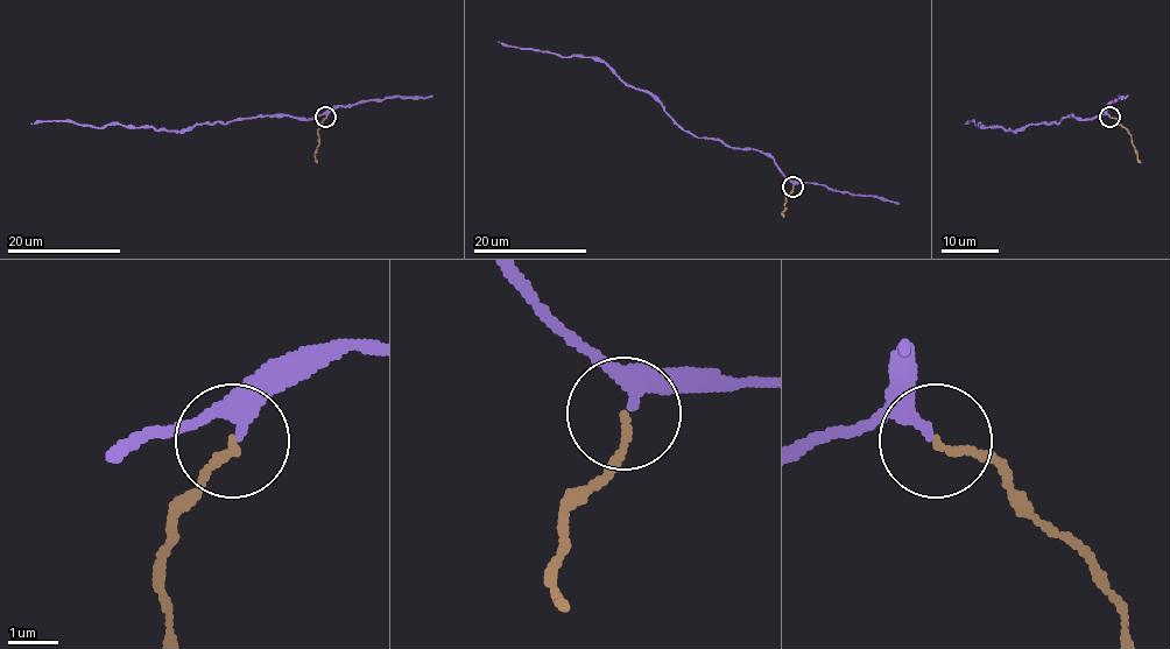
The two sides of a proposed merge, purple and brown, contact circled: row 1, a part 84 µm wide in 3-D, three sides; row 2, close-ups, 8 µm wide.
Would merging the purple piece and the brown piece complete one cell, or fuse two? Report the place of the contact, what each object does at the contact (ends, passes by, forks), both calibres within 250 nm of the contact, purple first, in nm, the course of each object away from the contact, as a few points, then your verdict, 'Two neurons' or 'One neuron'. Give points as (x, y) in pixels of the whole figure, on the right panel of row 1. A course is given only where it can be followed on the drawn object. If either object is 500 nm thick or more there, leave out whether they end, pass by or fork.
Place: (1109, 117). At the ring purple passes by. At the ring brown ends. Thickness 220 nm (purple) against 140 nm. Course of purple: (1108, 117), (1080, 120), (1071, 115), (1016, 131), (980, 124), (980, 128), (973, 121), (965, 124). Course of brown: (1109, 117), (1132, 136), (1140, 162). One neuron

